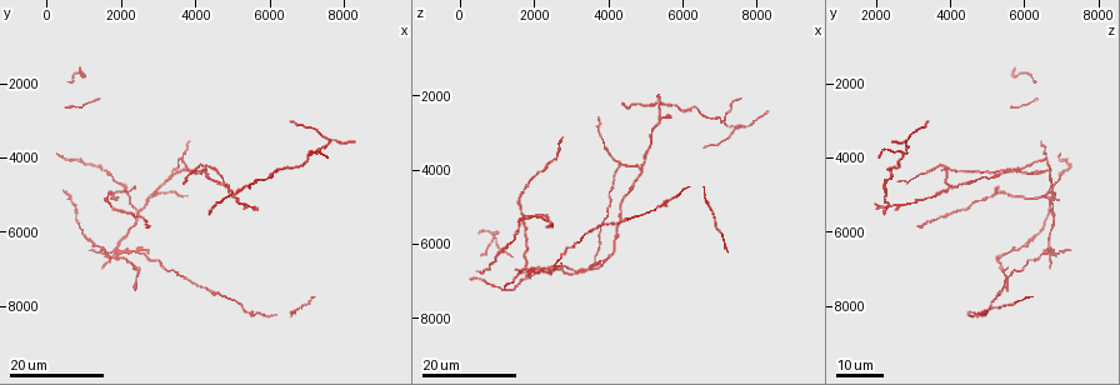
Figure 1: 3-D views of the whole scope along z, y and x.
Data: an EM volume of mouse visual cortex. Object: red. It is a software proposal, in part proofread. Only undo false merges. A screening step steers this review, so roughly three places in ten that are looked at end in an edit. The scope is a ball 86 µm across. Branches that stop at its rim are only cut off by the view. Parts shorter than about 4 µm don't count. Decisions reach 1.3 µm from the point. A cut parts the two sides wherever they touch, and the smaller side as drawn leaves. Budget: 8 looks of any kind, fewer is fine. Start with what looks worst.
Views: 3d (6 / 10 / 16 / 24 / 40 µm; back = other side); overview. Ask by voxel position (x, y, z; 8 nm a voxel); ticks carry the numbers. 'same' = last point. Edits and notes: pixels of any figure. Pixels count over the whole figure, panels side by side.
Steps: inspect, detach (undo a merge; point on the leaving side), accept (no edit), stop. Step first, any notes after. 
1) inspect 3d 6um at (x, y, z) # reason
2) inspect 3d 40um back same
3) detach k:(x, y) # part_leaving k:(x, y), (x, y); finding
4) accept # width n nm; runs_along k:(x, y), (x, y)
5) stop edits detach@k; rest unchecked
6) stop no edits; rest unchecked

inspect 3d 24um at (1800, 6600, 6800) # thin arm on a thick one

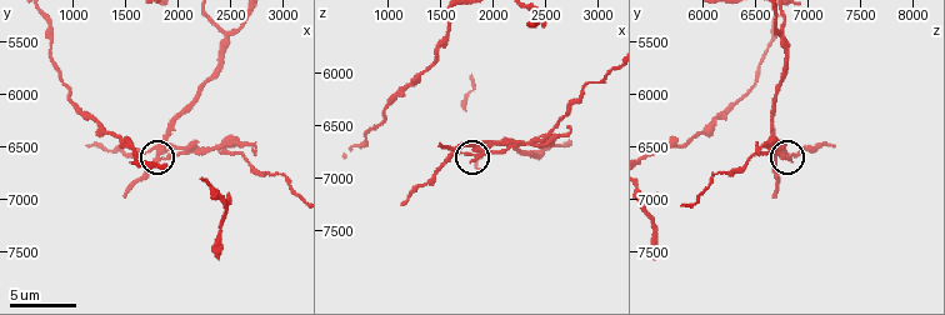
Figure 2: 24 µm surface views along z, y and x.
inspect 3d 6um at (1860, 6540, 6720) # closer look

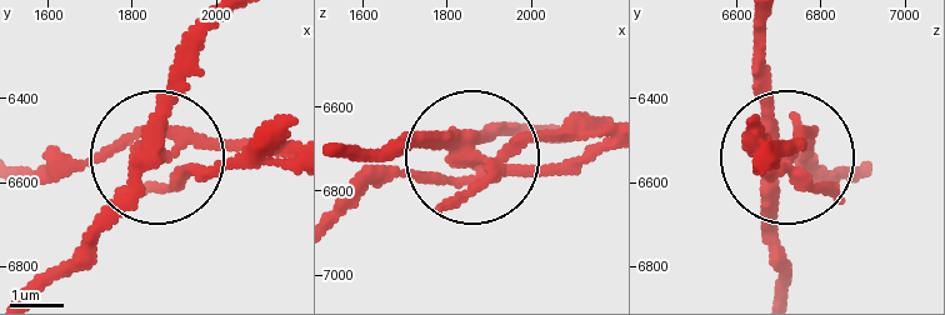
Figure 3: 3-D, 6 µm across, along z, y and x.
detach 3:(438, 214) # part_leaving 3:(150, 151), (294, 151); a second neuron is stuck on

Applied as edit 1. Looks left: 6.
inspect overview

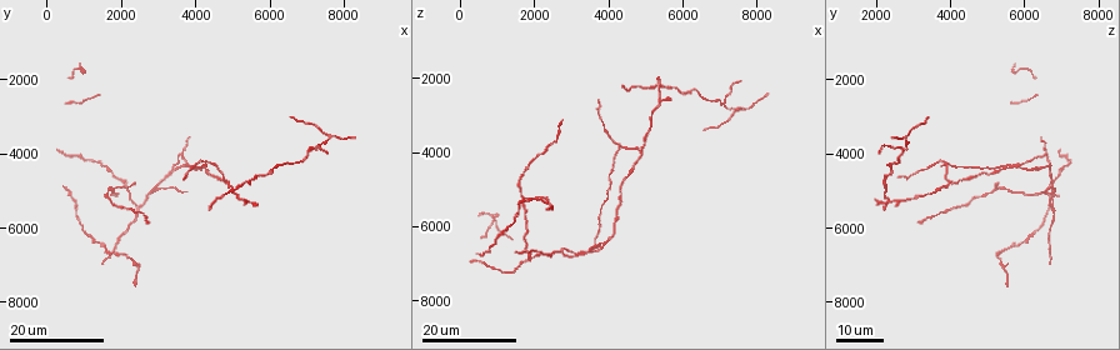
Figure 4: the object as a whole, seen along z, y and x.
inspect 3d 16um at (7100, 3900, 2700) # arms part here

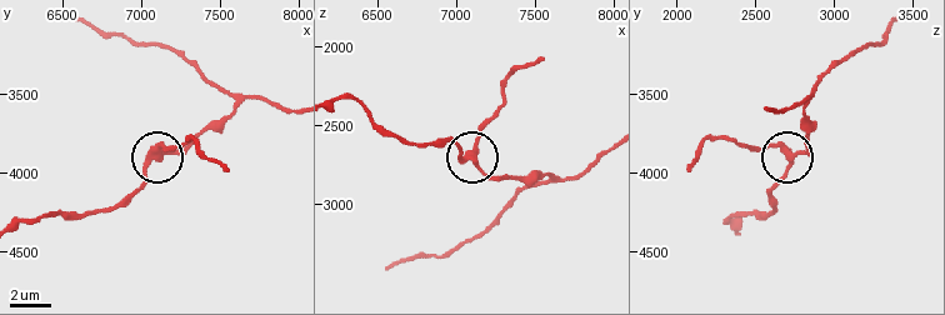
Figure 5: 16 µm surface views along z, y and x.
inspect 3d 10um at (7100, 3880, 2720)

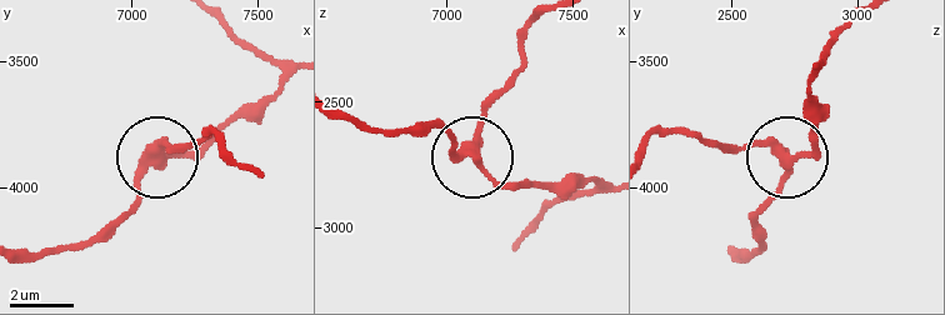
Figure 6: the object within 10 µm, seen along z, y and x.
accept # runs_along 6:(736, 251), (759, 243), (759, 211), (785, 158), (720, 146); one neuron here

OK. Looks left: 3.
inspect 3d 16um at (4300, 4300, 3800) # four or more arms meet

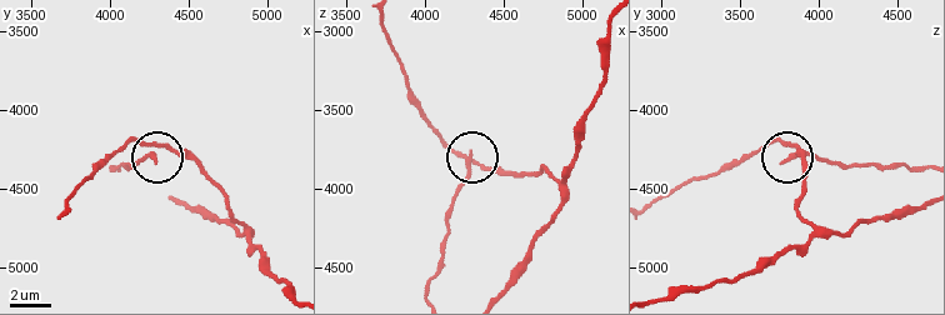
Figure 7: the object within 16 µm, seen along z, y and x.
inspect 3d 6um at (4280, 4220, 3820)

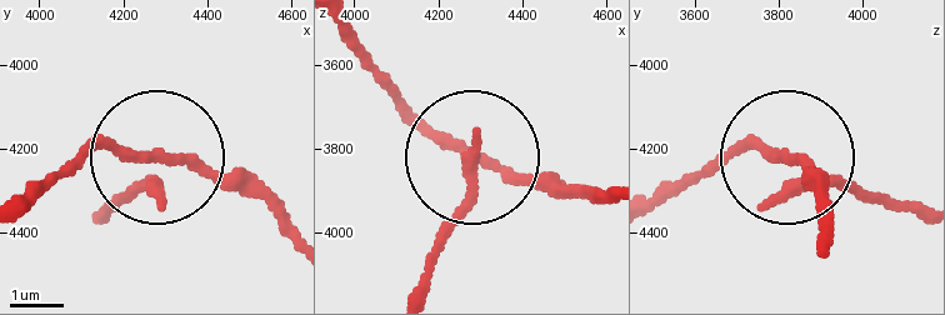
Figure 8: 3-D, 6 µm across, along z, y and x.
accept # runs_along 8:(101, 211), (165, 158), (268, 185); continuous, no second neuron

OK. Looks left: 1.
stop edits detach@3; rest unchecked

